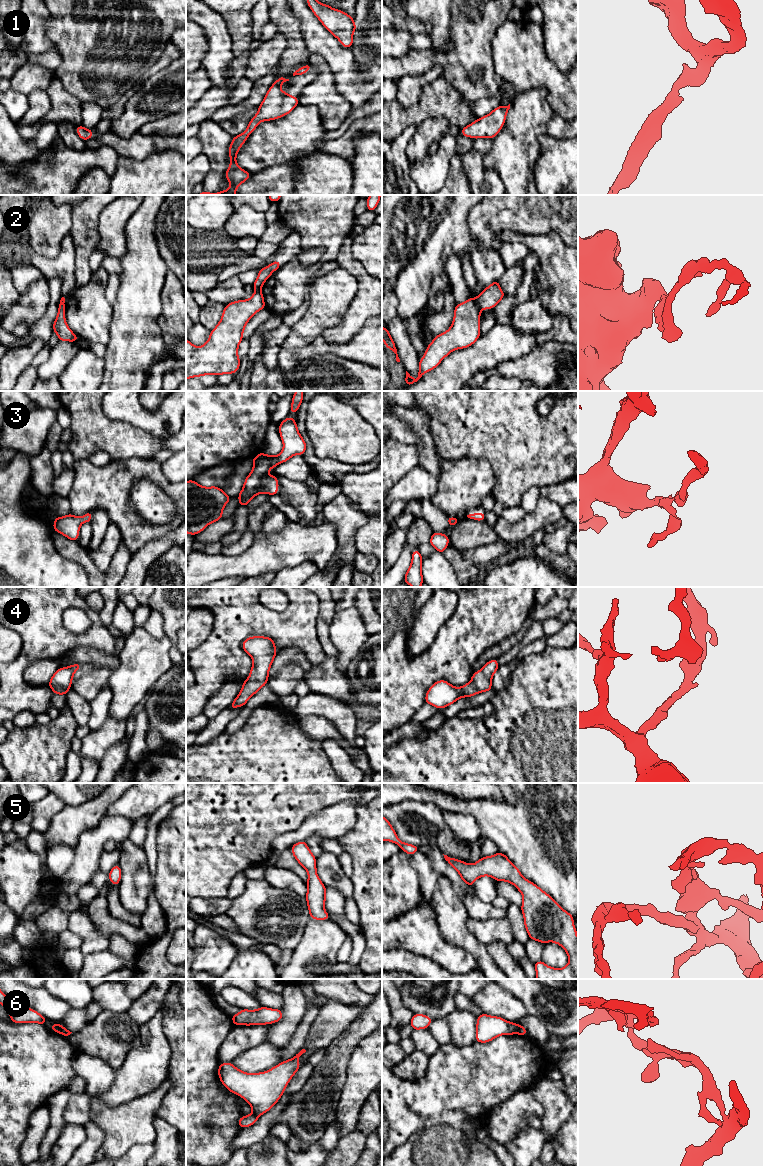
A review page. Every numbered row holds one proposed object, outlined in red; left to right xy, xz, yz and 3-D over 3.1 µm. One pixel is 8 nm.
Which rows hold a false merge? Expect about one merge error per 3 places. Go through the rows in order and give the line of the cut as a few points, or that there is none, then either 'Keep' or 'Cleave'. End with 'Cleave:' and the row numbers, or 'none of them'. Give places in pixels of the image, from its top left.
1: No split. Keep
2: Split along yz (474, 299), (482, 308). Cleave
3: No split. Keep
4: No split. Keep
5: No split. Keep
6: Split along xy (59, 1025), (61, 1033). Cleave
Cleave: 2, 6

